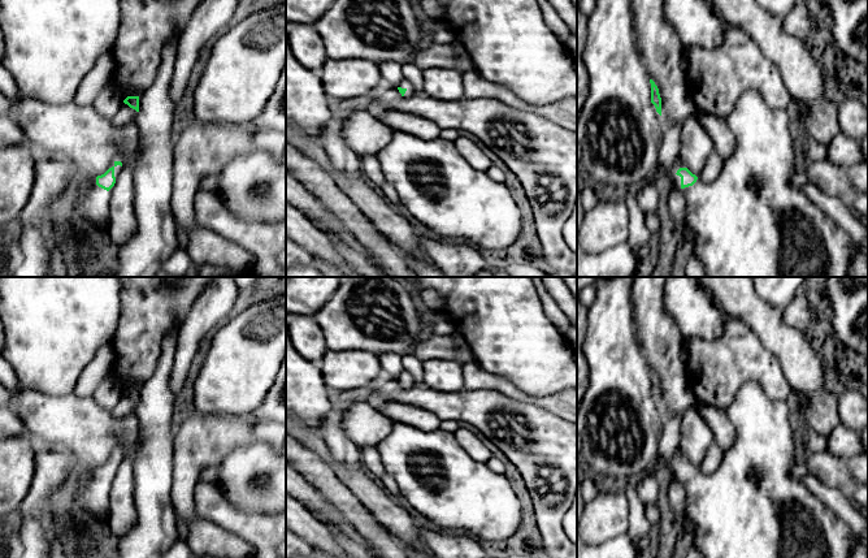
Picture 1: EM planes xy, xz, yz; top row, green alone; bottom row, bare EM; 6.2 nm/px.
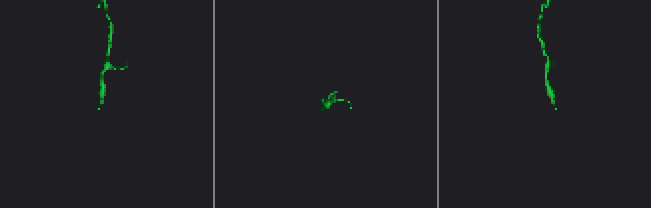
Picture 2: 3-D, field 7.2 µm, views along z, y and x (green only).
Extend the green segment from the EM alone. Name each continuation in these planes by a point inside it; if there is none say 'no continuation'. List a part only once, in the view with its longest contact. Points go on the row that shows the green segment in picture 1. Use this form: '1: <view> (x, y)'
1: yz (751, 221)

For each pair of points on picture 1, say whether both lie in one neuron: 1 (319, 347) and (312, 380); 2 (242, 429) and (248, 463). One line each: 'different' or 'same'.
1: different
2: different

